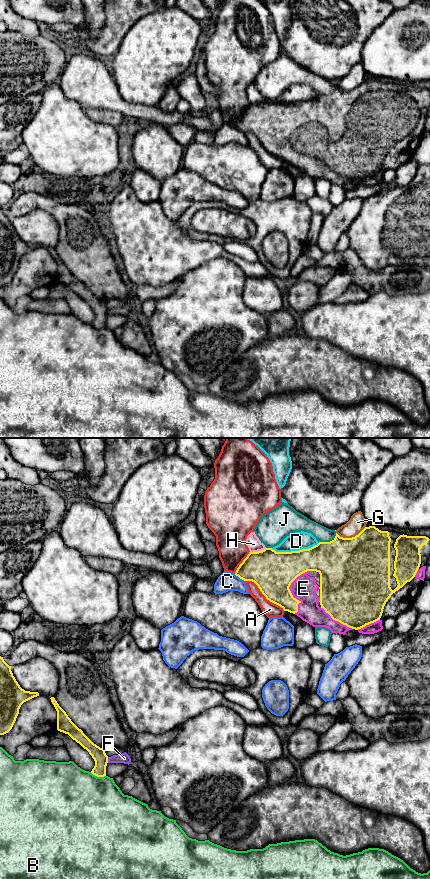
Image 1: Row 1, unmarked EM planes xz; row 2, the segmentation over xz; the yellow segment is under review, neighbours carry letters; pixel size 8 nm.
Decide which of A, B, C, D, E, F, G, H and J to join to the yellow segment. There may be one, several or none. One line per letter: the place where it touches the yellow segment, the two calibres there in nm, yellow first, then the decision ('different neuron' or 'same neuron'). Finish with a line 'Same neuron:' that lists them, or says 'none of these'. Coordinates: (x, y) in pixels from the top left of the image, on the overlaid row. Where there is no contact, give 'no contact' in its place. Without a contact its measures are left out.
A: contact xz (263, 594); calibres 340 and 120 nm; different neuron
B: contact xz (98, 776); calibres 110 and 500 nm; different neuron
C: contact xz (239, 577); calibres 320 and 160 nm; different neuron
D: contact xz (294, 551); calibres 340 and 150 nm; different neuron
E: contact xz (289, 589); calibres 340 and 200 nm; same neuron
F: contact xz (107, 760); calibres 110 and 80 nm; different neuron
G: contact xz (350, 538); calibres 500 and 140 nm; different neuron
H: contact xz (258, 551); calibres 340 and 110 nm; different neuron
J: contact xz (328, 542); calibres 460 and 130 nm; different neuron
Same neuron: E

